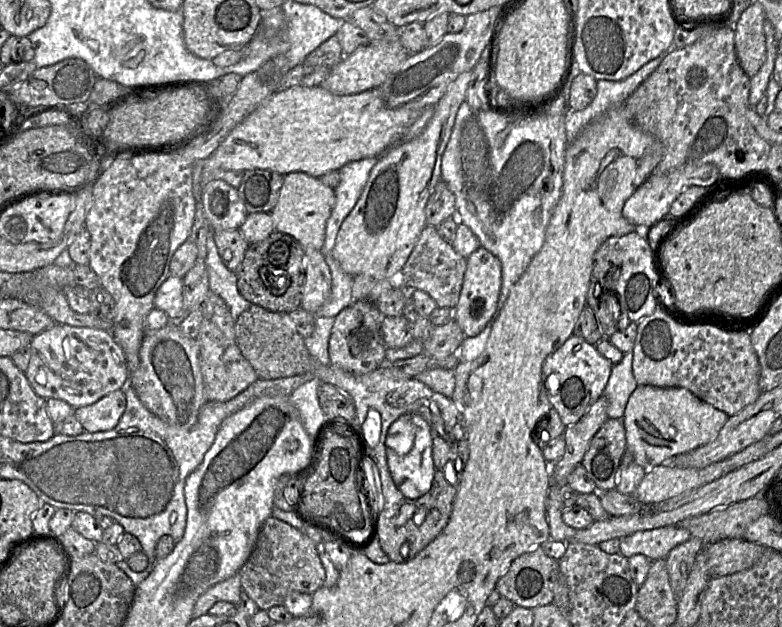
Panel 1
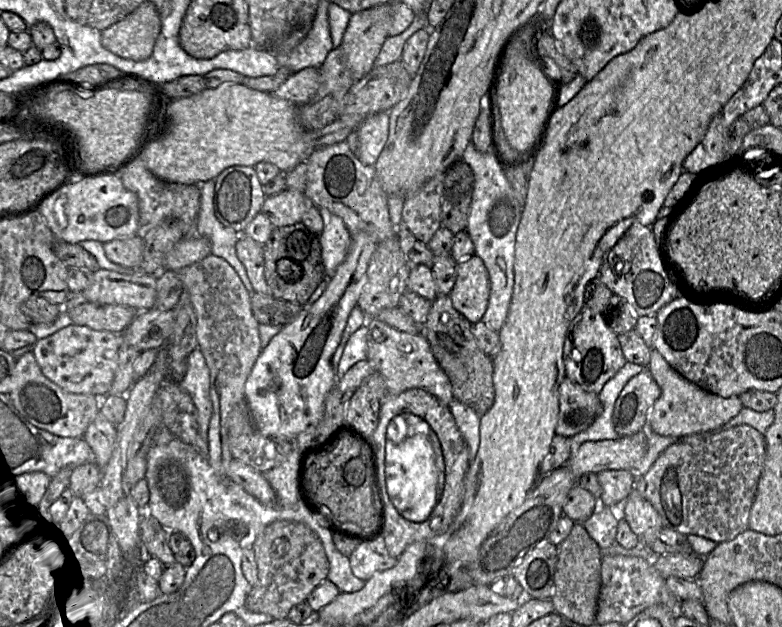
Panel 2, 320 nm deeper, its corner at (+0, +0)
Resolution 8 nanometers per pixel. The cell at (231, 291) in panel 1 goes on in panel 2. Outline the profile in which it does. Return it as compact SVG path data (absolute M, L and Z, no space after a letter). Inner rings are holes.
M211 179L200 186L200 208L195 223L195 235L211 242L211 254L226 260L236 271L250 295L254 293L246 269L236 254L240 233L223 226L214 213L216 181Z

